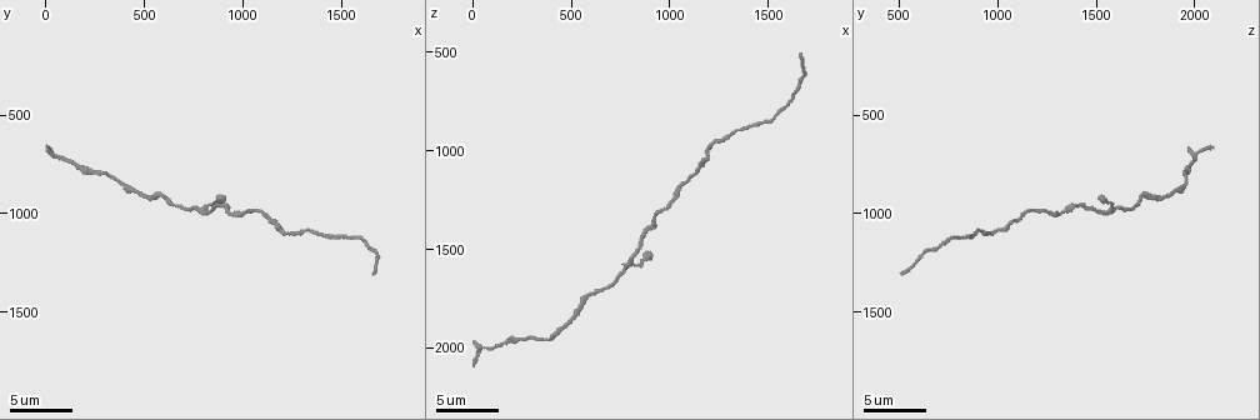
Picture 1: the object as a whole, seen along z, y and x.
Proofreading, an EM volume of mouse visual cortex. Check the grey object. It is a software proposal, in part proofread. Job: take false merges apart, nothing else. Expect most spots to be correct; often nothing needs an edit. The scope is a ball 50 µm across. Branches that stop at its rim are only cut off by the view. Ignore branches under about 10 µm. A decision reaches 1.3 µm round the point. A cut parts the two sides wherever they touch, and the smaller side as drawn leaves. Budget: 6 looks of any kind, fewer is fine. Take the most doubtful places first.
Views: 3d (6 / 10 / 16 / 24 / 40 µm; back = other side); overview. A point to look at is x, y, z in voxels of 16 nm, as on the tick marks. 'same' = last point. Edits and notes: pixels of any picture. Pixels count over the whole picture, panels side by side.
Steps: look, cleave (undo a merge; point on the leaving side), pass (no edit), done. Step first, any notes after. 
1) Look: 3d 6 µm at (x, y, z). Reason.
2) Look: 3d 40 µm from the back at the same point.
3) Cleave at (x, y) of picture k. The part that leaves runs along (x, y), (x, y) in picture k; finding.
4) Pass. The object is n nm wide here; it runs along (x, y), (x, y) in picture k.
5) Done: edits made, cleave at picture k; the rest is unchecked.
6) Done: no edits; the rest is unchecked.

Look: 3d 10 µm at (420, 880, 1910). Thick turns thin.

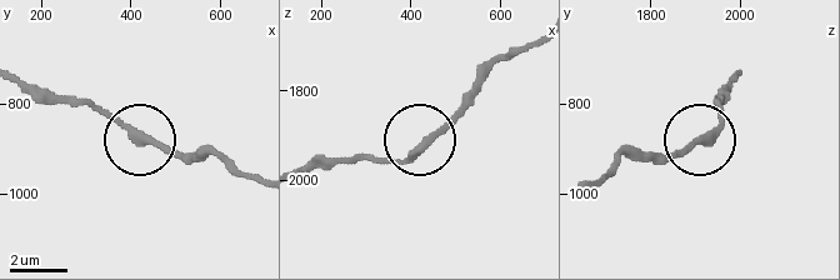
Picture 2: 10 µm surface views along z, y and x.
Pass. It runs along (253, 175), (211, 151), (153, 146), (83, 104) in picture 2; one neuron here.

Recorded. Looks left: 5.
Look: 3d 10 µm at (910, 970, 1380).

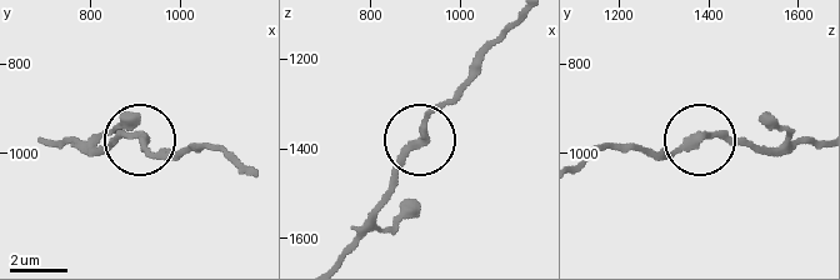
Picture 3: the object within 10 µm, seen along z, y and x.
Pass. It runs along (699, 144), (746, 140), (773, 146) in picture 3; one neuron here.

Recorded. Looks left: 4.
Look: 3d 10 µm at (600, 930, 1710). Thick turns thin.

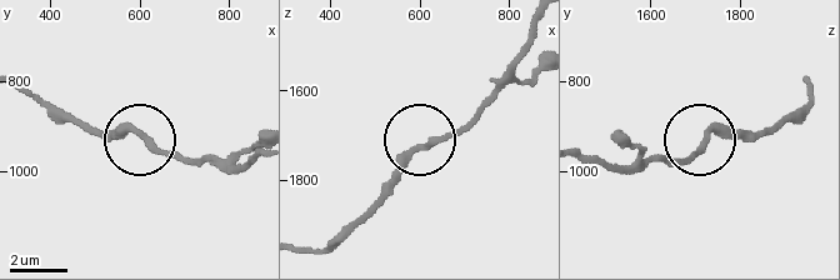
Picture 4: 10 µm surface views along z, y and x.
Pass. It runs along (584, 158), (641, 165), (681, 158), (720, 129), (760, 129) in picture 4; one neuron here.

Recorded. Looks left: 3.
Done: no edits; the rest is unchecked.

